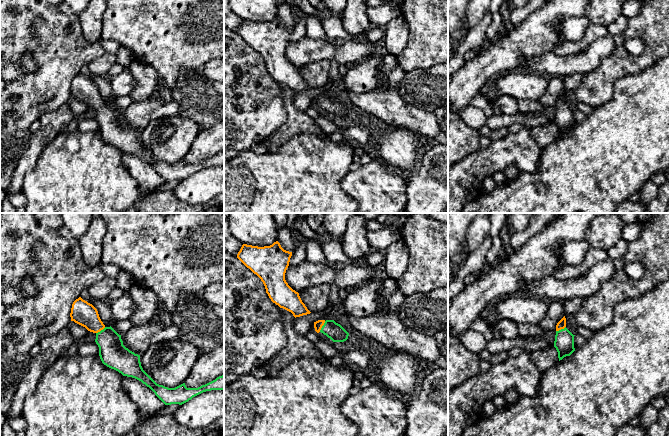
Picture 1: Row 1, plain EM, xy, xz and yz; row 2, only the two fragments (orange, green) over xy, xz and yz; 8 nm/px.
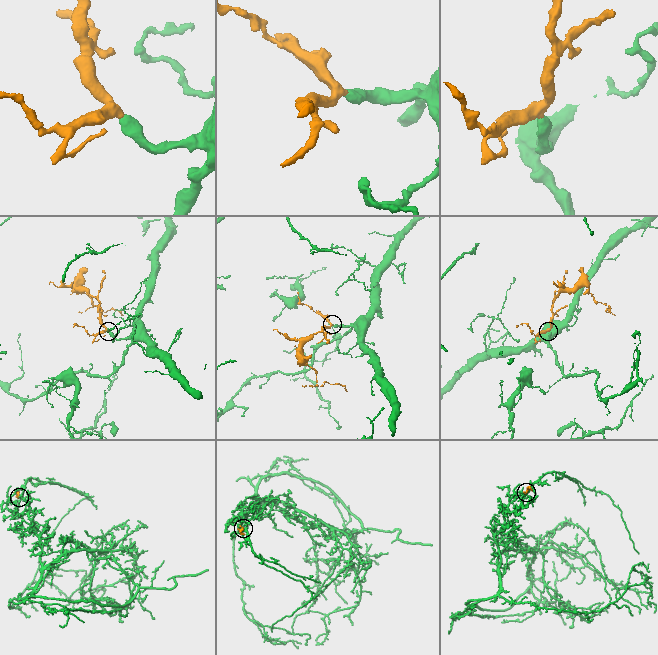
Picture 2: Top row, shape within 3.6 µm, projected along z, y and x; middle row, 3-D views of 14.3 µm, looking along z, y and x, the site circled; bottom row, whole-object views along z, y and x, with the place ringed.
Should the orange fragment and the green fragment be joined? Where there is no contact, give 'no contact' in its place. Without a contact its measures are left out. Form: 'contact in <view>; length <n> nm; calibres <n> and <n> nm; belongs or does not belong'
contact in xz; length 100 nm; calibres 70 and 140 nm; belongs

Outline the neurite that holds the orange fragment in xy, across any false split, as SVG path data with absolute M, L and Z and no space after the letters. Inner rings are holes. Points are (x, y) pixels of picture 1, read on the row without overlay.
M81 73L76 75L71 84L71 97L96 110L95 118L99 123L99 132L104 141L132 153L147 163L165 180L182 181L193 173L211 166L224 167L224 151L198 164L187 164L185 159L168 164L157 160L142 144L140 131L135 130L123 121L121 111L111 102L106 103L101 97L97 85Z

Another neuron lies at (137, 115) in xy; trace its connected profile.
M157 95L143 101L133 102L121 111L123 121L138 131L142 131L153 119L175 116L179 113L180 106L176 101L167 102Z

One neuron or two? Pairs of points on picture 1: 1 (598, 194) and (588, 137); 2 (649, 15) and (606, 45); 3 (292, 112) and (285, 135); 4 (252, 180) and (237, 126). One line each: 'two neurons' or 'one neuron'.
1: one neuron
2: two neurons
3: one neuron
4: two neurons

